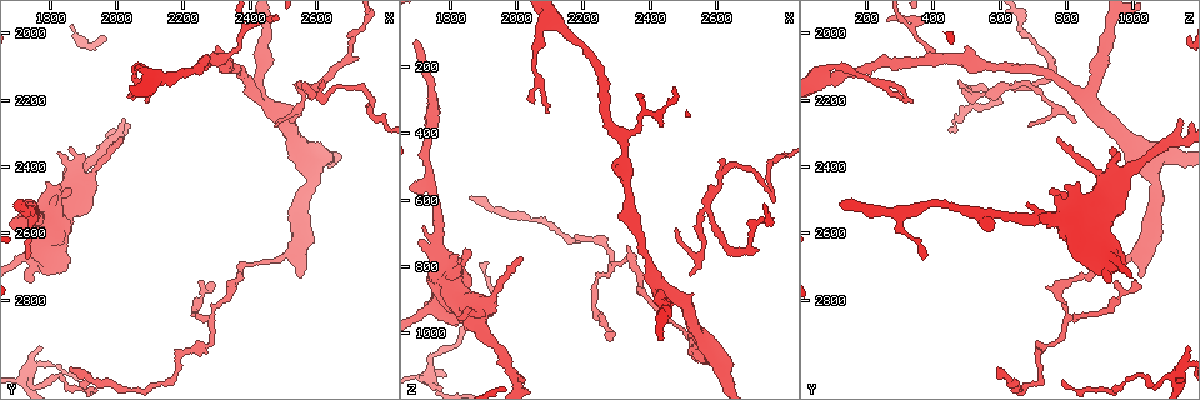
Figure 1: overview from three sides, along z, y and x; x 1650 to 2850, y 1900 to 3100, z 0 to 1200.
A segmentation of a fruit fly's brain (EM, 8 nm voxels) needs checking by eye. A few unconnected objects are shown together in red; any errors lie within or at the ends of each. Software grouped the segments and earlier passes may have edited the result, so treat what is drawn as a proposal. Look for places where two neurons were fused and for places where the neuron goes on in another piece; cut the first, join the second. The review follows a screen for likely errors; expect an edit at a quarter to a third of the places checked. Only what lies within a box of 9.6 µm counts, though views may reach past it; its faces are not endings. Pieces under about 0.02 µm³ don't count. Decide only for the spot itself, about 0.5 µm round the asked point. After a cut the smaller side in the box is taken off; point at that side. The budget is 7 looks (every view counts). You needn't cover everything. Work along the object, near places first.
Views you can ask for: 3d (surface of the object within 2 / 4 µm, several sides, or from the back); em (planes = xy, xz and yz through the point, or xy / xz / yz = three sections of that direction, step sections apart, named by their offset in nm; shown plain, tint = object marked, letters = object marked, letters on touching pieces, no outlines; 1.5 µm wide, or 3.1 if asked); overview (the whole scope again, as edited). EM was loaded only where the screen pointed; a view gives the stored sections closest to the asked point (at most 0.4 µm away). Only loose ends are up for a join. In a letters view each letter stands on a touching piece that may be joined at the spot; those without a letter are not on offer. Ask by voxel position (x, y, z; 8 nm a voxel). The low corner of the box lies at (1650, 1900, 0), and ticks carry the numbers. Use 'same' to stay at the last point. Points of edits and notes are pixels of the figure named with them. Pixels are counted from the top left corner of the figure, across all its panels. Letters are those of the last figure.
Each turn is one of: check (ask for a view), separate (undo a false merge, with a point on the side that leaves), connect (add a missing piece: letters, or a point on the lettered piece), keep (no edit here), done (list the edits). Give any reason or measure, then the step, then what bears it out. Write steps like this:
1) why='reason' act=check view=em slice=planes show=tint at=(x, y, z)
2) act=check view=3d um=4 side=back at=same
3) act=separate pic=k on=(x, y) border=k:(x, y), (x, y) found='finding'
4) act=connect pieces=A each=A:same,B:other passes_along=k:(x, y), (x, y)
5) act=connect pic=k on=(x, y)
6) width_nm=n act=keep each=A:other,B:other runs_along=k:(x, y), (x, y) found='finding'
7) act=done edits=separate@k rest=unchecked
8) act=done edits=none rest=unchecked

why='three-way junction' act=check view=3d um=4 at=(2570, 2170, 630)

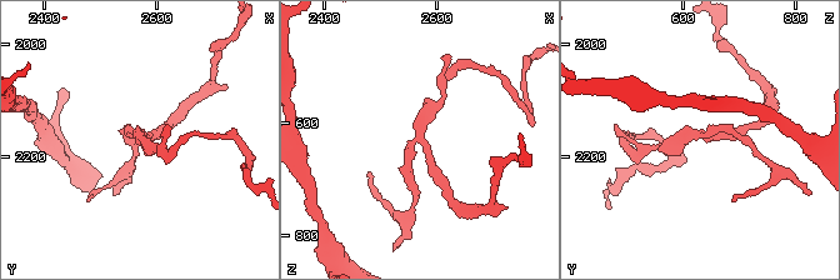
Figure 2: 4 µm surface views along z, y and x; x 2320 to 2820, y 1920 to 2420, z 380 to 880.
arms=3 act=check view=em slice=yz step=8 show=letters at=(2575, 2160, 635)

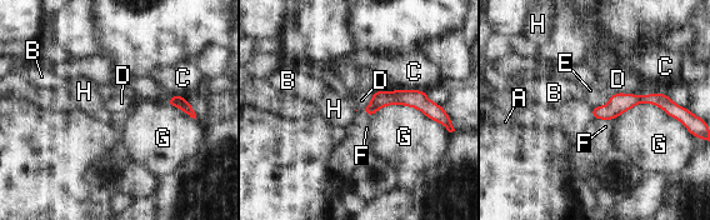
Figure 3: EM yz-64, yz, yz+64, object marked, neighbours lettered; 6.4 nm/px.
act=keep each=A:other,B:other,C:other,D:other,E:other,F:other,G:other,H:other border=3:(609, 95), (606, 104), (593, 106) found='all the same neuron'

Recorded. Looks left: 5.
act=check view=3d um=2 at=(2000, 2310, 780)

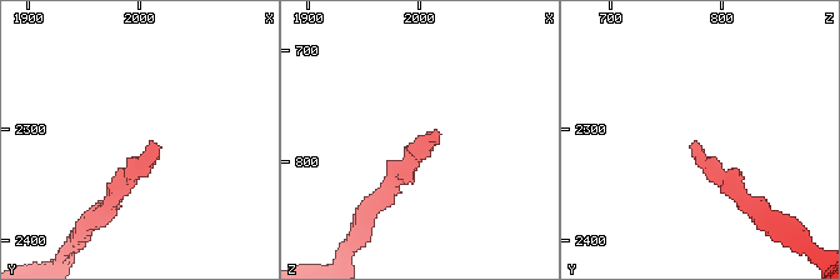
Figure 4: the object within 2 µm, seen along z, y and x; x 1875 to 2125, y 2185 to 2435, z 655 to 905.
act=check view=em slice=planes show=letters at=(2008, 2312, 776)

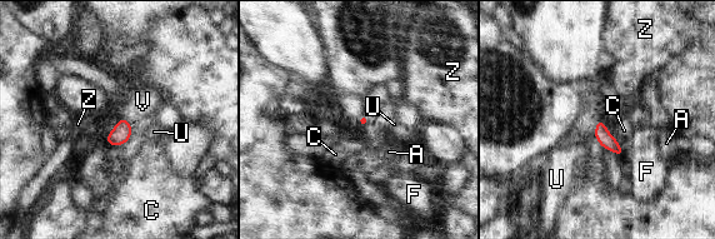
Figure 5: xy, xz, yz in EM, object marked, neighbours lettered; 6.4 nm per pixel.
longest_contact=C:110nm act=keep each=A:other,C:other,F:other,U:other,V:other,Z:other border=5:(121, 116), (130, 123) found='none of them fits'

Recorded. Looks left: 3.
why='stops while still wide' act=check view=em slice=xy step=8 show=tint at=(2550, 2730, 1020)

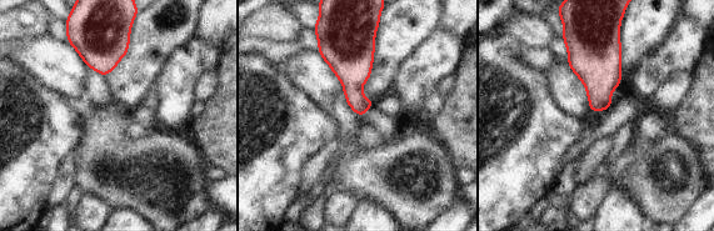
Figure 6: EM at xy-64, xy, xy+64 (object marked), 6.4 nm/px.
why='cut it another way' act=check view=em slice=planes show=tint at=same

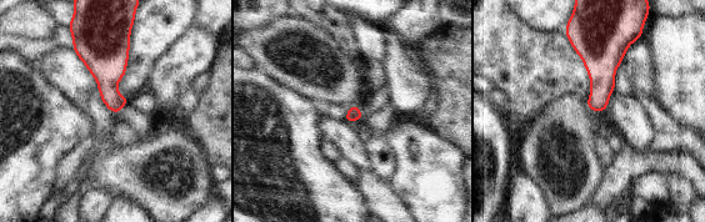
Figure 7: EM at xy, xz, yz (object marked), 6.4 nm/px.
act=check view=em slice=planes show=letters at=same

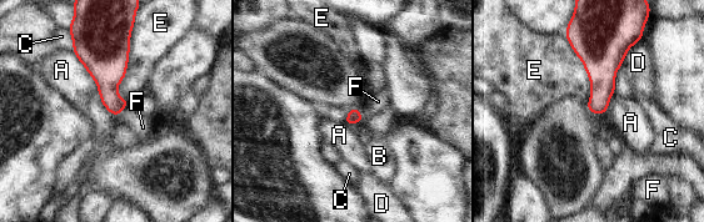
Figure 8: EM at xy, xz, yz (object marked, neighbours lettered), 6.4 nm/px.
longest_contact=E:480nm act=connect pieces=F each=A:other,B:other,C:other,D:other,E:other,F:same passes_along=8:(108, 75), (120, 111), (143, 127) found='the neuron continues'

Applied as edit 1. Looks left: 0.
act=done edits=connect@8 rest=unchecked

